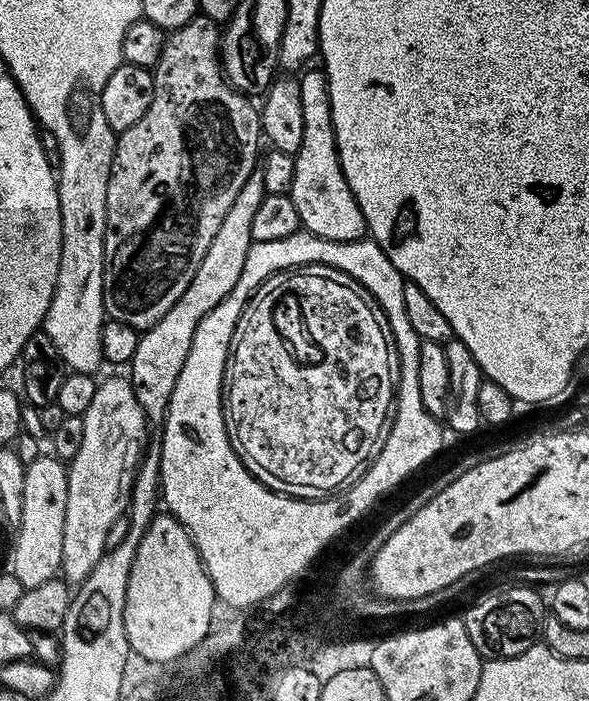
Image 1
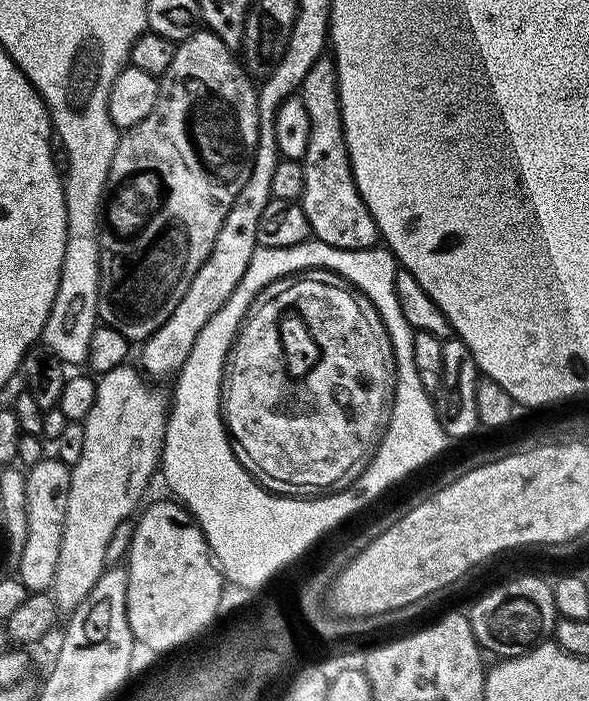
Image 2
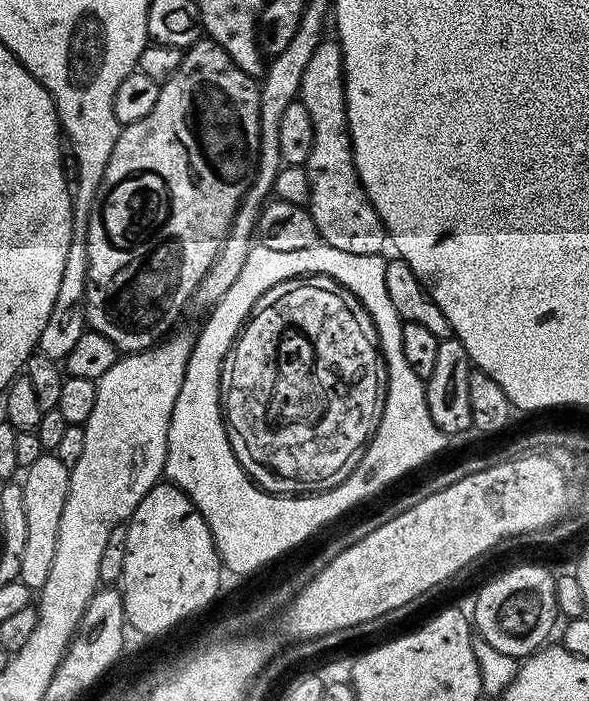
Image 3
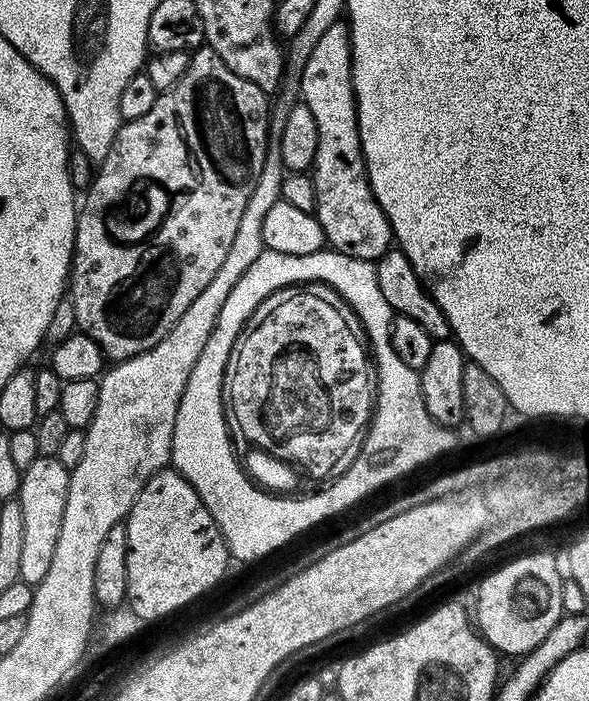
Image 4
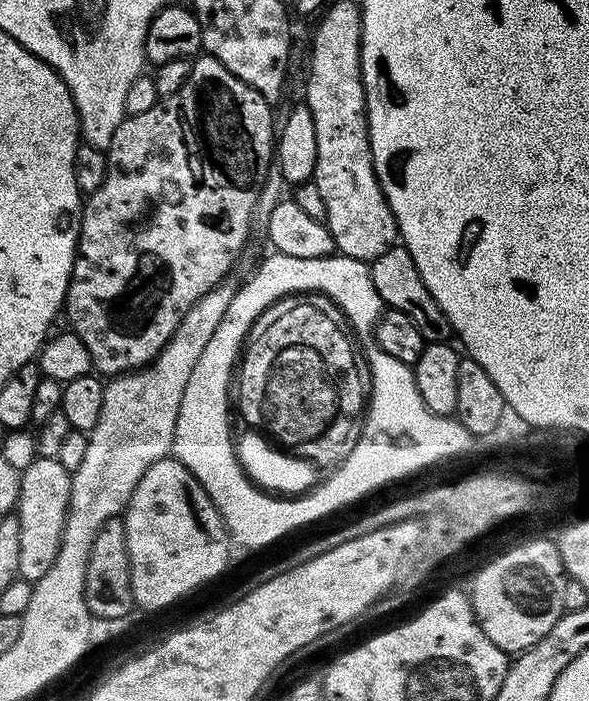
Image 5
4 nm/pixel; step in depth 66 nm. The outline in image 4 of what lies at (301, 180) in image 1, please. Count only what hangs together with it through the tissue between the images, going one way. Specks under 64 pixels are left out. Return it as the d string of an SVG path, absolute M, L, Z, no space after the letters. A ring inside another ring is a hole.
M339 22L330 26L322 38L315 43L310 60L302 74L300 95L302 102L310 106L314 122L318 125L318 150L310 169L316 191L316 221L322 226L325 241L335 251L350 258L362 258L373 262L385 256L393 243L392 227L372 193L368 175L364 169L364 155L360 145L360 131L356 117L356 95L352 89L352 33L347 23Z

